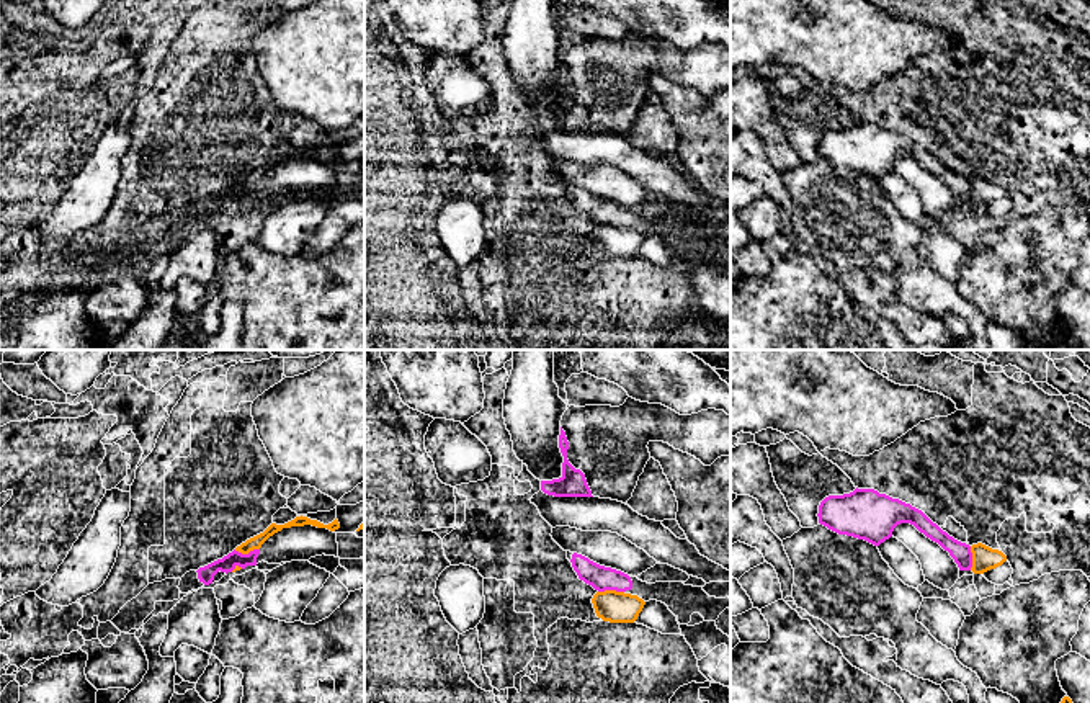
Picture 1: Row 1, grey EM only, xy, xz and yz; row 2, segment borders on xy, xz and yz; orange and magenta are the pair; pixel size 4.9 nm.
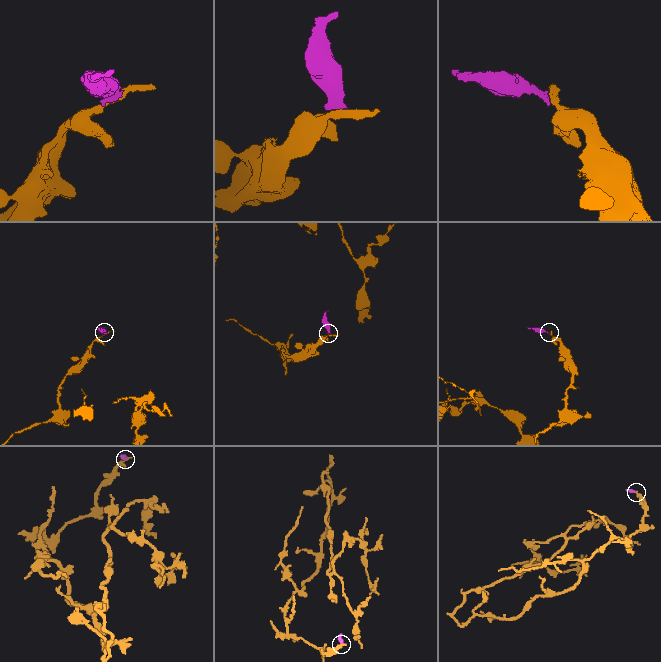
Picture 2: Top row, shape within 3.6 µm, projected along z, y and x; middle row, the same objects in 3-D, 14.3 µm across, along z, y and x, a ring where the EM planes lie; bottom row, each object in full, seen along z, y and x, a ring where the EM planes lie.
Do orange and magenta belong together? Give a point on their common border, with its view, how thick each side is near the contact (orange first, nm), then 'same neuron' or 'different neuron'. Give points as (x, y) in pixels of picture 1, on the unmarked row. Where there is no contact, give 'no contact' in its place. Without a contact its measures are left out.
xz (610, 224) | 160/120 nm | different neuron

